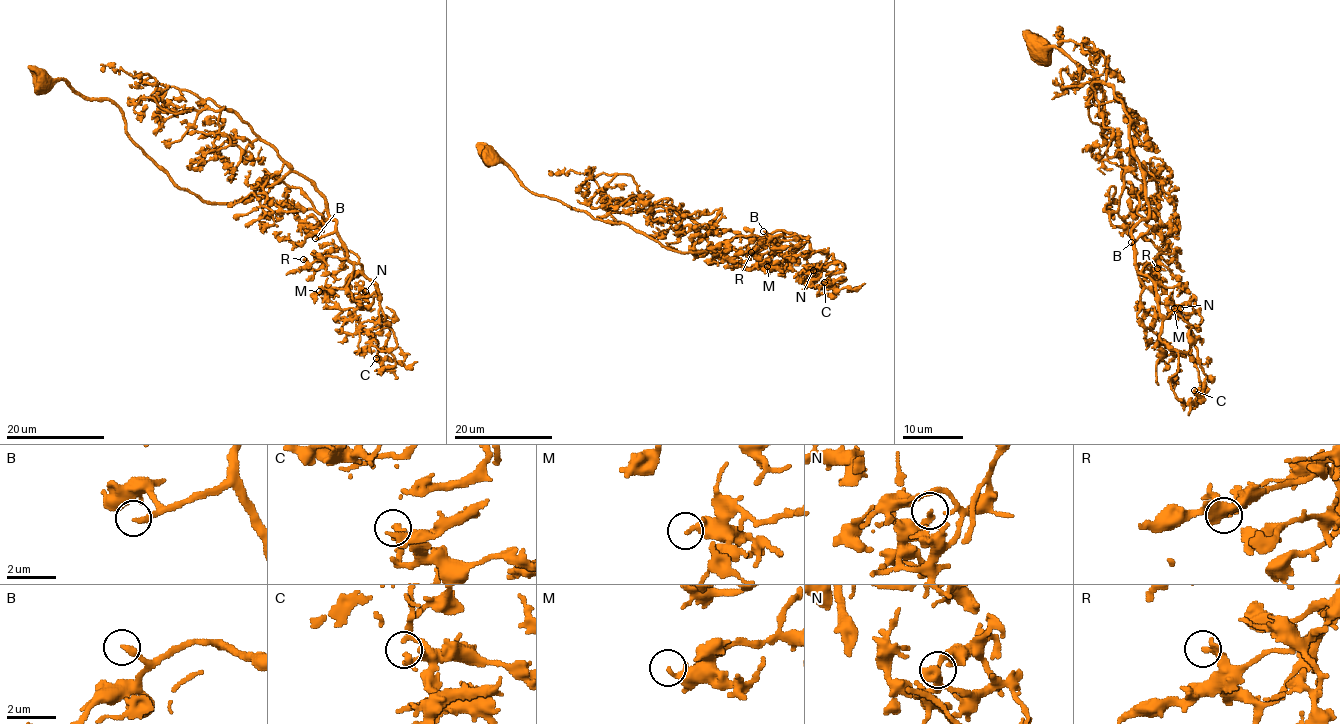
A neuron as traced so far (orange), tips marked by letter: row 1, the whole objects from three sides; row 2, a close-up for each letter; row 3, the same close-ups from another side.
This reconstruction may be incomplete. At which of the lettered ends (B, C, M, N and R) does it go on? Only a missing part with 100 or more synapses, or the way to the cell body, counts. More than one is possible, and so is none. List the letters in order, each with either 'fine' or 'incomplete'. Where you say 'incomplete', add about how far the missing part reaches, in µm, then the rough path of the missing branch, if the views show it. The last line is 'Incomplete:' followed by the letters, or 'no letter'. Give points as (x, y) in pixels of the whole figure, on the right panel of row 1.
B: incomplete; about 20 µm are missing; missing branch runs (1131, 242), (1130, 253), (1139, 262), (1121, 285), (1125, 288), (1125, 296), (1131, 299)
C: fine
M: fine
N: fine
R: fine
Incomplete: B

